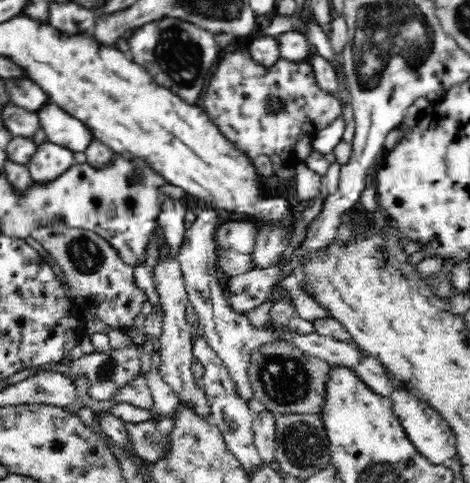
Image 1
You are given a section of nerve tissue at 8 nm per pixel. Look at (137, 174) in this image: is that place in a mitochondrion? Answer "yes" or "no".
yes

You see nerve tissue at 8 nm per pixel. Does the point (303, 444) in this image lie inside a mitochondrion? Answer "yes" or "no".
yes

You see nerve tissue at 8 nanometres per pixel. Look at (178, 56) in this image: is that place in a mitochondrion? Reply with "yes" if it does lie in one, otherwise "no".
yes

